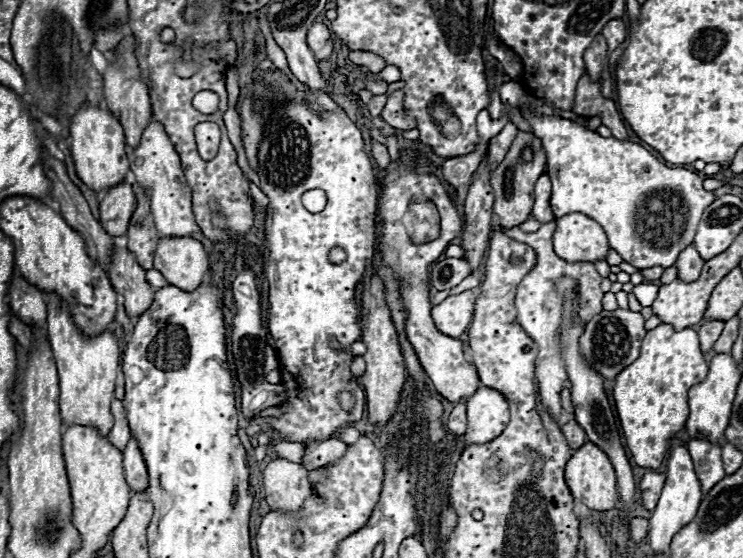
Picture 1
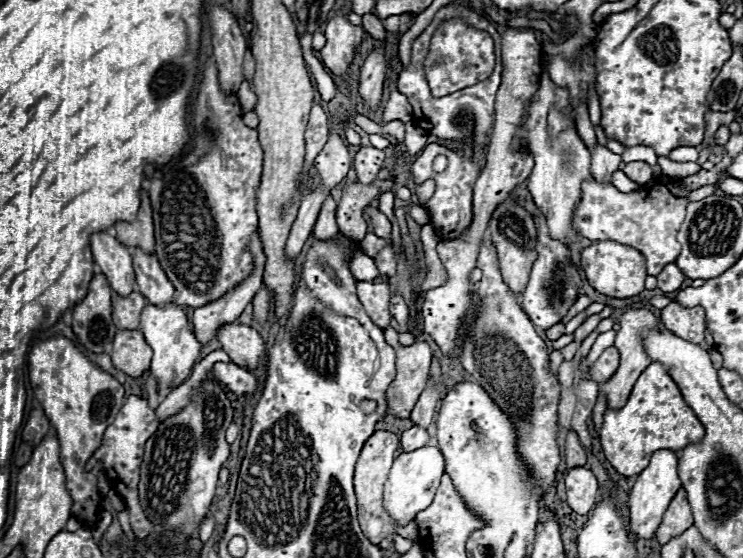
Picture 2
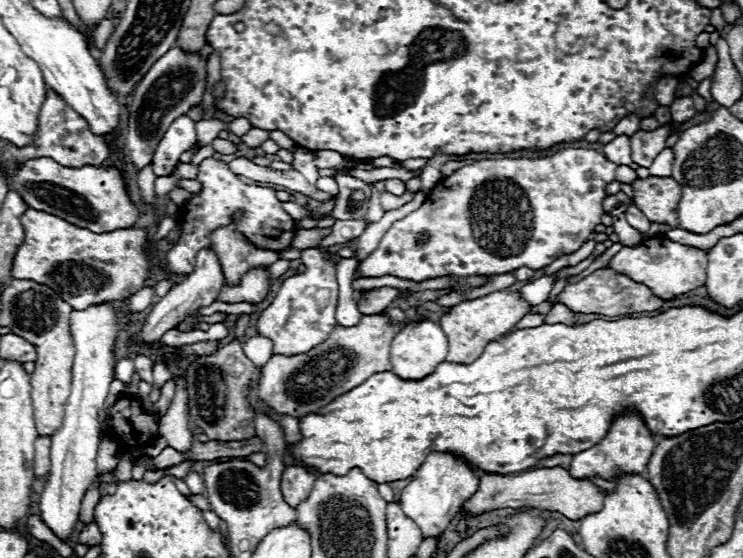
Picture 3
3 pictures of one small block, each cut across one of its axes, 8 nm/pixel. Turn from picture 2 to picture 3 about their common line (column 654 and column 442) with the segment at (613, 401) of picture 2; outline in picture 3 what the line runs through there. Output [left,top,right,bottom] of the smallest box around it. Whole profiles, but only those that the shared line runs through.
[440,290,532,362]

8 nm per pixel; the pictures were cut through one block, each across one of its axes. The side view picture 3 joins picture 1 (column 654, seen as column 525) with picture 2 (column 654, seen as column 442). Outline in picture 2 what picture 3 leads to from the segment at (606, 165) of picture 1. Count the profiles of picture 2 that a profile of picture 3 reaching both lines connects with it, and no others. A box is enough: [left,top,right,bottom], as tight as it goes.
[574,176,692,276]

